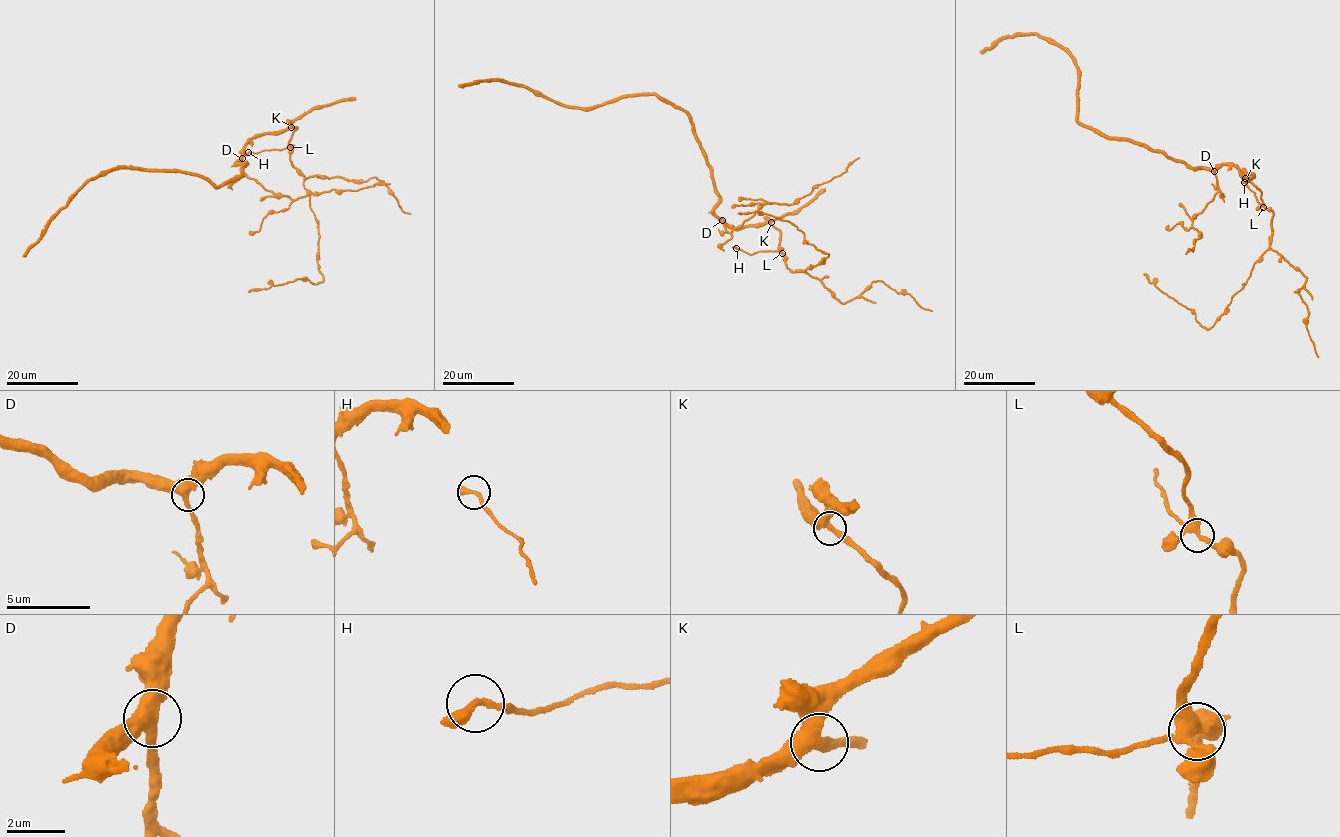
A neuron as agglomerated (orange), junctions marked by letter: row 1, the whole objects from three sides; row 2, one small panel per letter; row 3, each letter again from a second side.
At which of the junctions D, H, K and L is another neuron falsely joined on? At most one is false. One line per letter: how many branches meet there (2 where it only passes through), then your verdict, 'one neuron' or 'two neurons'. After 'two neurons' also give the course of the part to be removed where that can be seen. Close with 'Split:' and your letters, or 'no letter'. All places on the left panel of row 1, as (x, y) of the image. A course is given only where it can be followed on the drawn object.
D: 3 | one neuron
H: 2 | one neuron
K: 3 | one neuron
L: 4 | one neuron
Split: no letter

